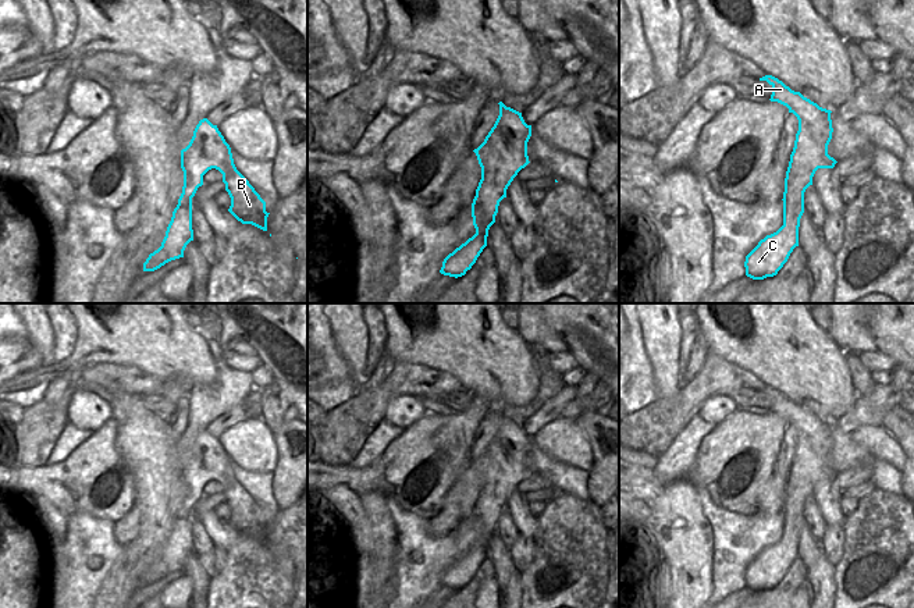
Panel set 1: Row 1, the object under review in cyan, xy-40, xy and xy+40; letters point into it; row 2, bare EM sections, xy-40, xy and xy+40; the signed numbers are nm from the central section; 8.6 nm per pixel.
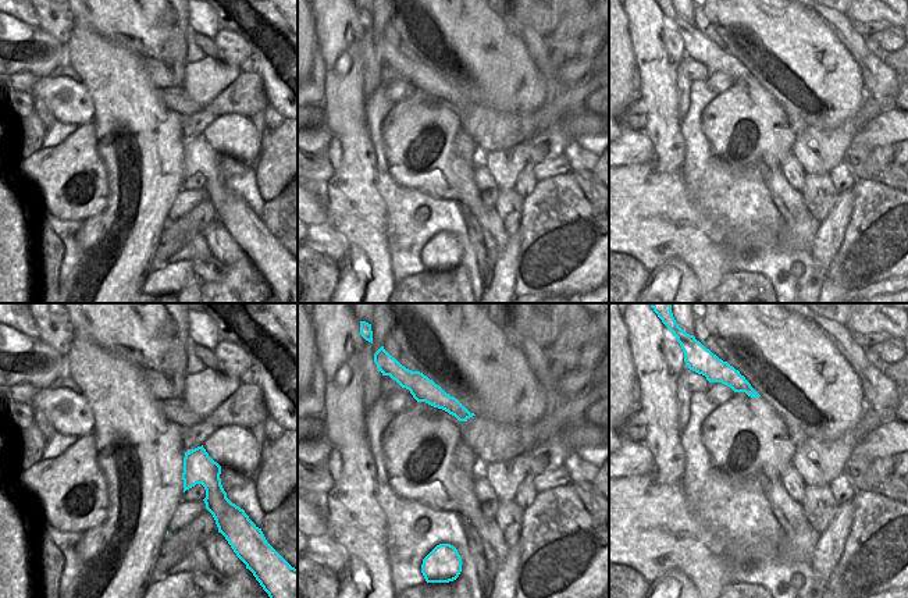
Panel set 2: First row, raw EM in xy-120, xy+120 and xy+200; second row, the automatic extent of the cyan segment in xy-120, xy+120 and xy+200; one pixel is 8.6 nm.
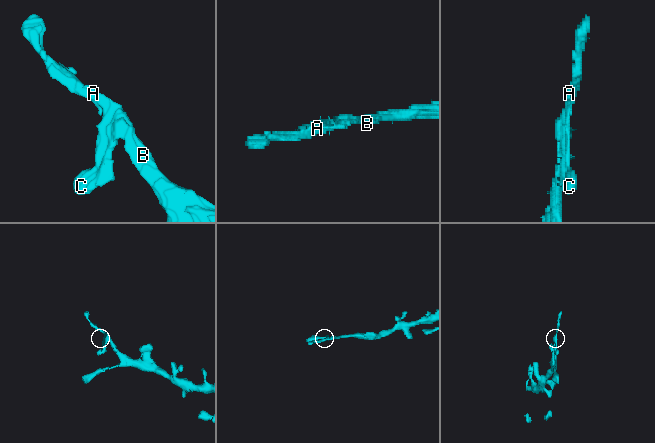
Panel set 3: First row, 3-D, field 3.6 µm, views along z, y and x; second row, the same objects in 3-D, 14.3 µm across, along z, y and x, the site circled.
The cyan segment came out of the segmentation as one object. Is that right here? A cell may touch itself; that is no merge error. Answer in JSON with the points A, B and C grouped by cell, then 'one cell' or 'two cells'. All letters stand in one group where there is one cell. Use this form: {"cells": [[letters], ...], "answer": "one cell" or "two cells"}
{"cells": [["A", "B", "C"]], "answer": "one cell"}

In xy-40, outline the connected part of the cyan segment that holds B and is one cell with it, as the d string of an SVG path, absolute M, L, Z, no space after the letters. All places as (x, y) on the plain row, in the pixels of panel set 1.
M207 430L199 433L189 456L181 462L184 483L182 505L173 523L161 558L149 566L143 583L154 583L166 575L184 569L186 557L193 552L192 509L203 497L203 487L216 480L223 486L225 502L231 509L228 523L242 536L267 543L266 513L236 481L230 456Z

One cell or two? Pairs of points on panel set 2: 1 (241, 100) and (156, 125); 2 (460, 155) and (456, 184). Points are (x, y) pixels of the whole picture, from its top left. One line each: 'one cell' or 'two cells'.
1: two cells
2: one cell

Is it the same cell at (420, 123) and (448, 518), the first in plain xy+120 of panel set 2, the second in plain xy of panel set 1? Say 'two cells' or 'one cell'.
two cells

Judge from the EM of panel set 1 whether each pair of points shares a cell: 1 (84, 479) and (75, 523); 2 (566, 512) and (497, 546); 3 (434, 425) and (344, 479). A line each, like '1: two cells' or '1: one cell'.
1: two cells
2: two cells
3: one cell

